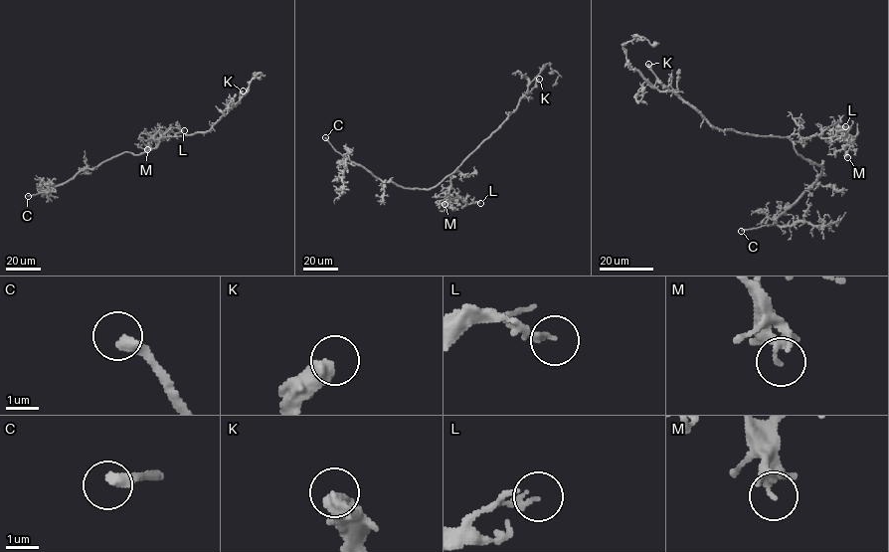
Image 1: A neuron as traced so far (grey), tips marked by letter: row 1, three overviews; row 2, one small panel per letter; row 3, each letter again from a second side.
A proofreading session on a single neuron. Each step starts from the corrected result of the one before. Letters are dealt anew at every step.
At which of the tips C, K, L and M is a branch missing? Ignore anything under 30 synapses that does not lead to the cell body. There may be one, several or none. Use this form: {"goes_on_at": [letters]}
{"goes_on_at": ["C"]}

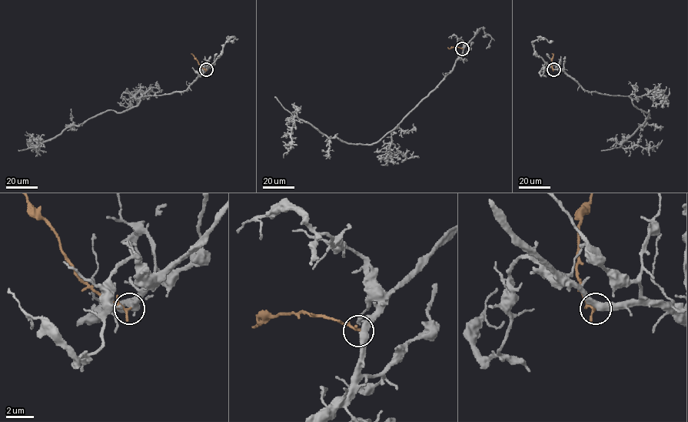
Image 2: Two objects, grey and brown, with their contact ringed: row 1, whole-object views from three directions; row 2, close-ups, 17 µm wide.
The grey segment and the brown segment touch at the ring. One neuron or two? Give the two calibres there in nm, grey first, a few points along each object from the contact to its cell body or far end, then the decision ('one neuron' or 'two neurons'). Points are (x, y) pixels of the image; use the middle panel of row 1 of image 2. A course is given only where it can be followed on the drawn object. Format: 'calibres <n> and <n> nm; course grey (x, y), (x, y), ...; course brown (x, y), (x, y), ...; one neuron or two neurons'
calibres 460 and 200 nm; course grey (462, 49), (441, 82), (377, 142), (348, 143), (327, 138), (295, 116), (291, 147), (284, 158); course brown (462, 49), (447, 47); one neuron

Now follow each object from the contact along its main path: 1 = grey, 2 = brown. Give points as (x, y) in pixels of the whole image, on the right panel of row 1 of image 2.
1: (553, 69), (586, 90), (628, 96), (649, 110), (623, 148), (657, 148), (662, 140)
2: (553, 69), (552, 53)

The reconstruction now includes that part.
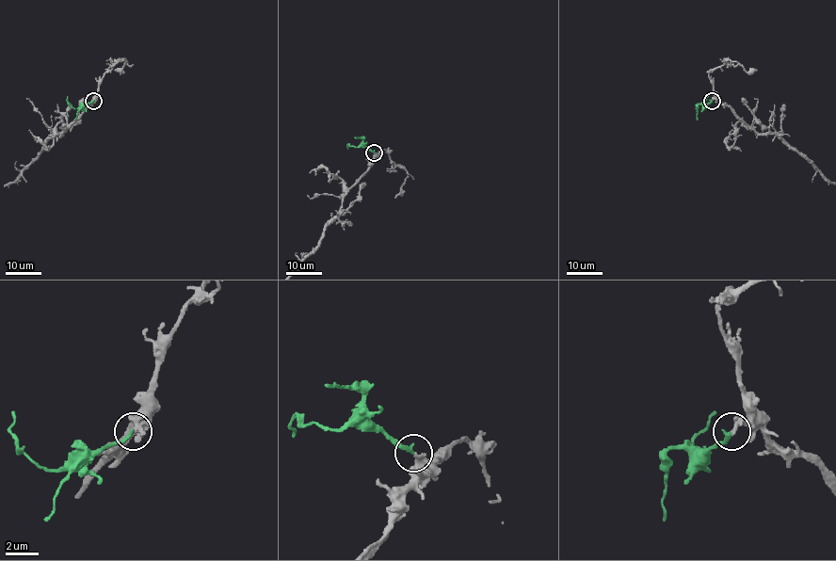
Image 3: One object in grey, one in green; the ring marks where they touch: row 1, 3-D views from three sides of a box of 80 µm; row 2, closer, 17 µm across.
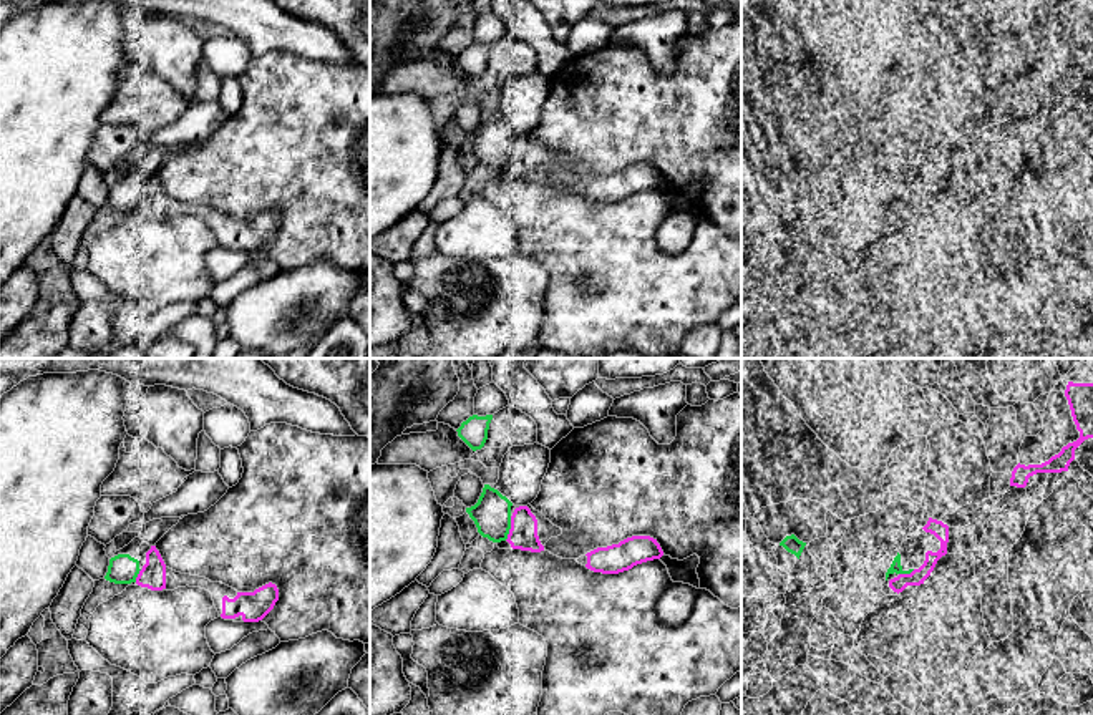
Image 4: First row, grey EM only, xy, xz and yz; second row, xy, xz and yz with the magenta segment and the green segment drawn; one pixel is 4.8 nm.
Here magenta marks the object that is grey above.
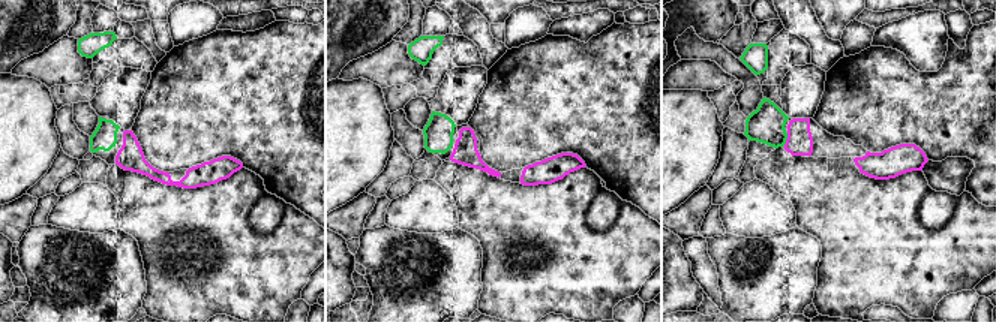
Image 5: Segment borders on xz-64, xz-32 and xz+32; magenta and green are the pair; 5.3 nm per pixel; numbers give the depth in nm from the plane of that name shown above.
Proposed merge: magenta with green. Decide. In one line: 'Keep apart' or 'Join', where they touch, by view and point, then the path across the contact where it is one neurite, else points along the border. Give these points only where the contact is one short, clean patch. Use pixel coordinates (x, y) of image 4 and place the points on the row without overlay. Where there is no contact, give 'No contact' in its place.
Join. Touches magenta at xz (511, 156)

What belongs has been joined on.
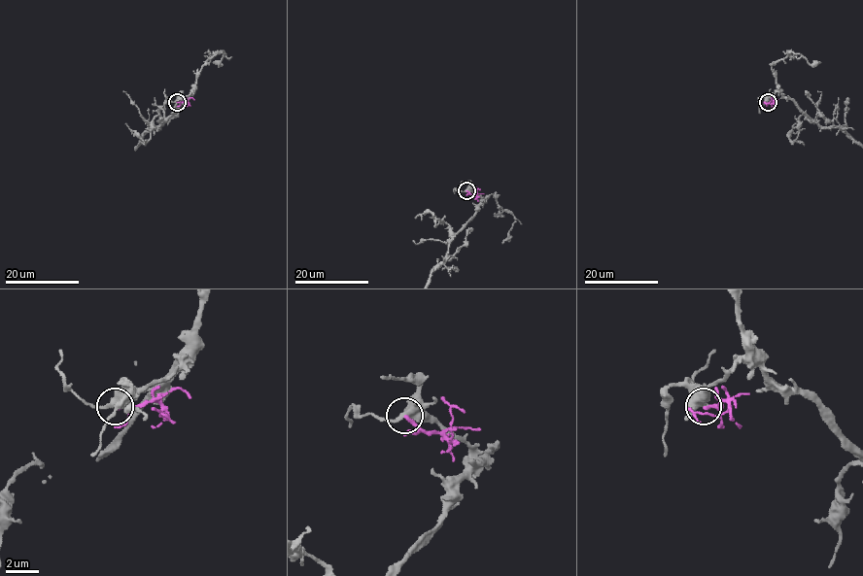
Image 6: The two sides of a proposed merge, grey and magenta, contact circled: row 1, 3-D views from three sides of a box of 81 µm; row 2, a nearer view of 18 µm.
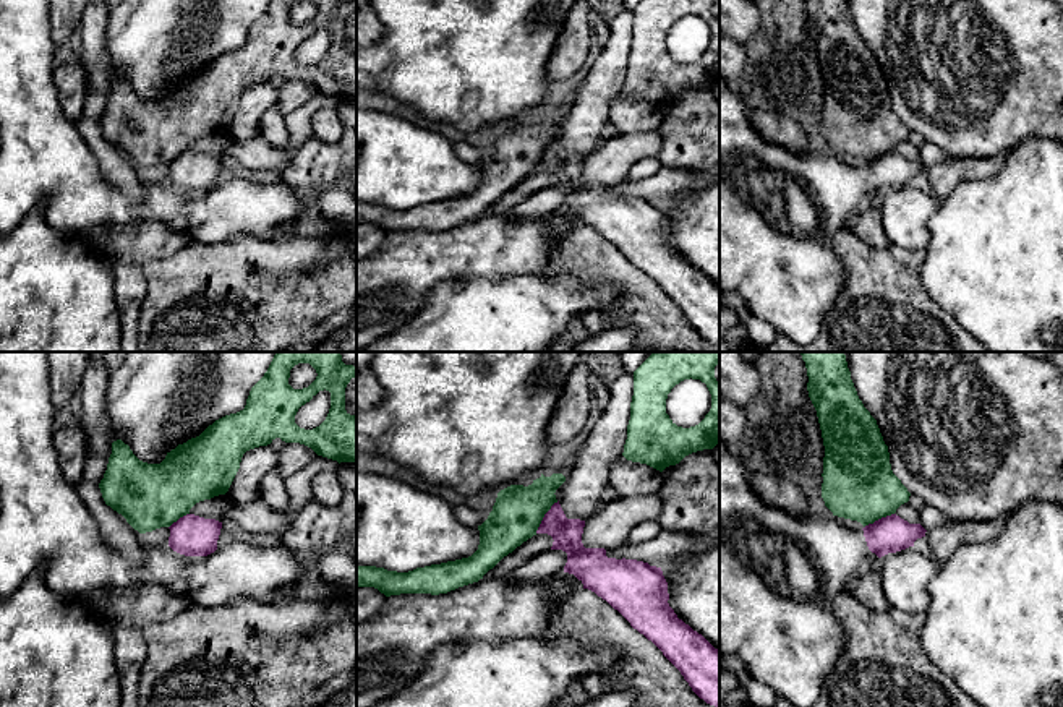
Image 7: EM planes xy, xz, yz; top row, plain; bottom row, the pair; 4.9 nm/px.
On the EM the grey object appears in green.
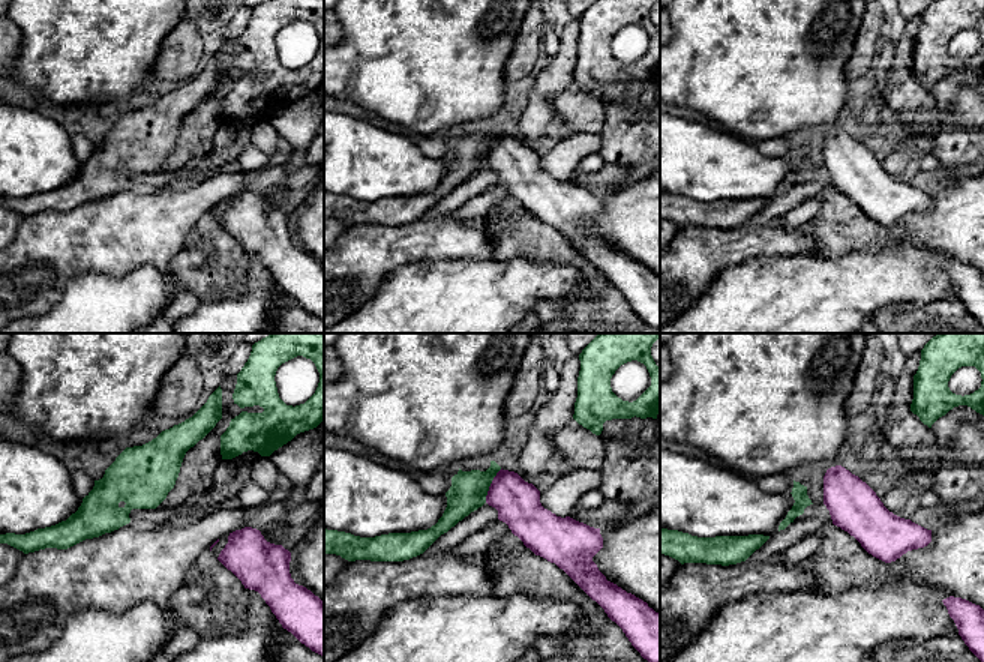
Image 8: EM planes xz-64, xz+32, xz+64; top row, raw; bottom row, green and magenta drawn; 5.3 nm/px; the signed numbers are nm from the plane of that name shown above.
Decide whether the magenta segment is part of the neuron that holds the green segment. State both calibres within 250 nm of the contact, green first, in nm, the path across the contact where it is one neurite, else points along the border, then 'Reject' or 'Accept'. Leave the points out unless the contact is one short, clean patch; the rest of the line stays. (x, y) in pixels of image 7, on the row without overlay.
Thickness 260 nm (green) against 140 nm. Boundary: xz (558, 138), (545, 151), (535, 169). Reject

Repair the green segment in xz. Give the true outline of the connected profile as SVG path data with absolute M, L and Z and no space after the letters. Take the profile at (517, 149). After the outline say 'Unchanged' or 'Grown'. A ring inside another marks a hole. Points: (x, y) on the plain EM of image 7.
M562 110L533 117L532 122L510 122L497 130L488 156L478 162L478 186L462 196L416 204L408 209L376 203L356 203L356 224L374 224L386 234L400 230L447 230L478 219L504 193L536 172L536 167L556 136L556 126L566 118Z. Unchanged

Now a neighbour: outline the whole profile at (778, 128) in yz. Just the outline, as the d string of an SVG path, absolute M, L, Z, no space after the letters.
M753 110L749 114L753 128L763 139L804 156L809 148L805 130L791 117L775 110Z

